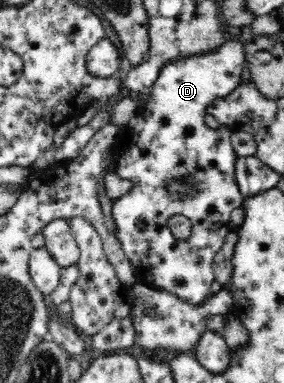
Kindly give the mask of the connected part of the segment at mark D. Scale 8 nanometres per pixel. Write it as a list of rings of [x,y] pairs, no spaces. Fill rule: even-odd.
[[[228,41],[209,53],[168,63],[158,75],[150,102],[142,105],[139,114],[126,126],[119,128],[110,148],[119,178],[132,182],[132,188],[112,203],[112,210],[118,227],[115,235],[132,263],[135,282],[168,291],[193,305],[200,305],[210,294],[210,286],[215,281],[214,257],[232,231],[231,212],[237,210],[243,200],[235,179],[238,155],[230,142],[233,130],[228,126],[212,129],[204,123],[204,116],[212,102],[227,98],[242,84],[244,64],[243,44],[239,41]],[[172,215],[190,218],[192,235],[188,241],[176,243],[169,230]]]

